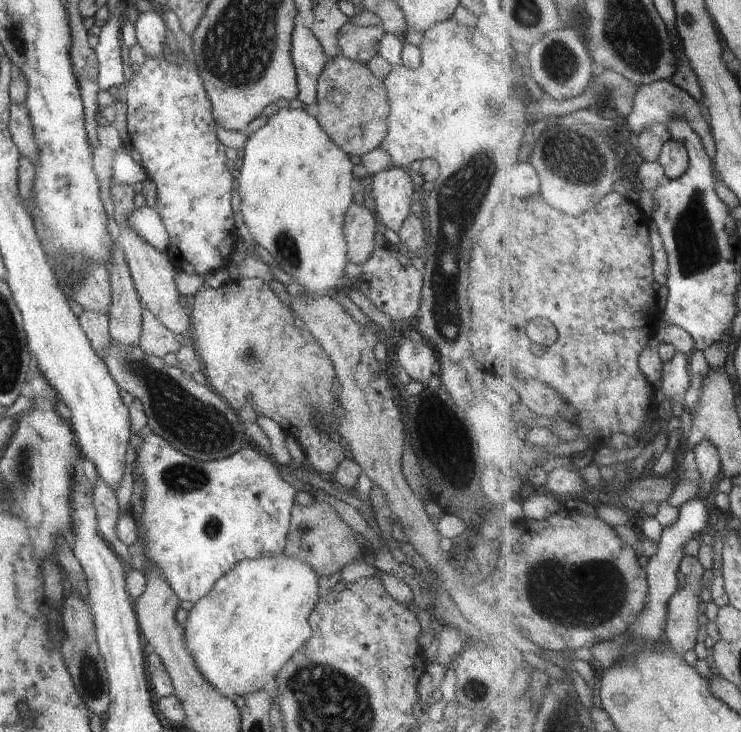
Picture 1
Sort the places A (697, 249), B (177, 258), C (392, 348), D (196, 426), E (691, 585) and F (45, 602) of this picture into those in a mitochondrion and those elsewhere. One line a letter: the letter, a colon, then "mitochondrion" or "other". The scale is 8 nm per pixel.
A: mitochondrion
B: other
C: other
D: mitochondrion
E: other
F: other

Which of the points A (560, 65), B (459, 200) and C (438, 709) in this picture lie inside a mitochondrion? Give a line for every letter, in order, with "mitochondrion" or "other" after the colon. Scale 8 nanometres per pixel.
A: mitochondrion
B: mitochondrion
C: other

